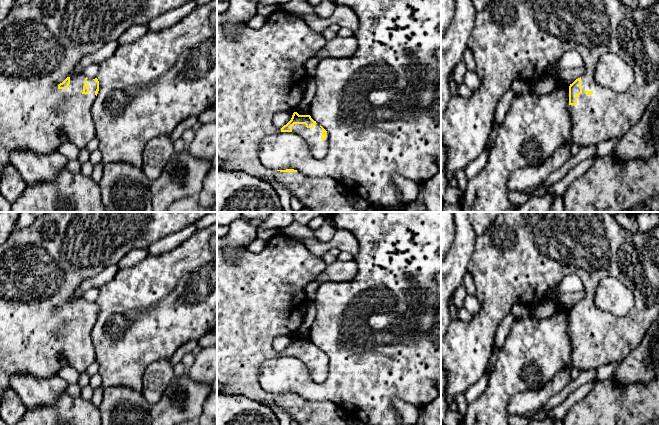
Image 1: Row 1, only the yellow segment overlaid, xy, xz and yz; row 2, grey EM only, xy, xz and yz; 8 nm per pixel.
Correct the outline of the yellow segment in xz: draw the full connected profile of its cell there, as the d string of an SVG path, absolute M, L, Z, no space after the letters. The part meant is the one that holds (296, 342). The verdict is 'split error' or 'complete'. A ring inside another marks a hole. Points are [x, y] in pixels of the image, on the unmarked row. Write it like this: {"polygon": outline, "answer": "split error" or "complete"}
{"polygon": "M278 234L266 241L265 248L258 254L248 249L234 252L237 261L229 264L223 253L222 238L217 238L217 381L226 385L225 393L239 393L262 404L273 403L283 408L291 420L299 425L348 425L345 414L336 404L319 401L311 402L294 393L272 394L265 391L259 383L261 365L268 359L293 356L302 361L314 382L324 381L329 371L329 358L310 339L299 339L296 334L301 327L309 307L305 287L327 267L323 258L315 256L305 244L291 236ZM280 335L292 336L291 344L282 352L272 347L273 340Z", "answer": "split error"}

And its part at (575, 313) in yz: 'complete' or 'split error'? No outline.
split error

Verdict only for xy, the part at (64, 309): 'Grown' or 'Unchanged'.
Grown

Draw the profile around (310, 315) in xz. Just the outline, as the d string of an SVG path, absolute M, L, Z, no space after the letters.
M310 303L306 311L305 317L303 319L302 325L298 329L296 336L302 335L305 332L309 331L315 317L316 317L316 307L313 303Z

